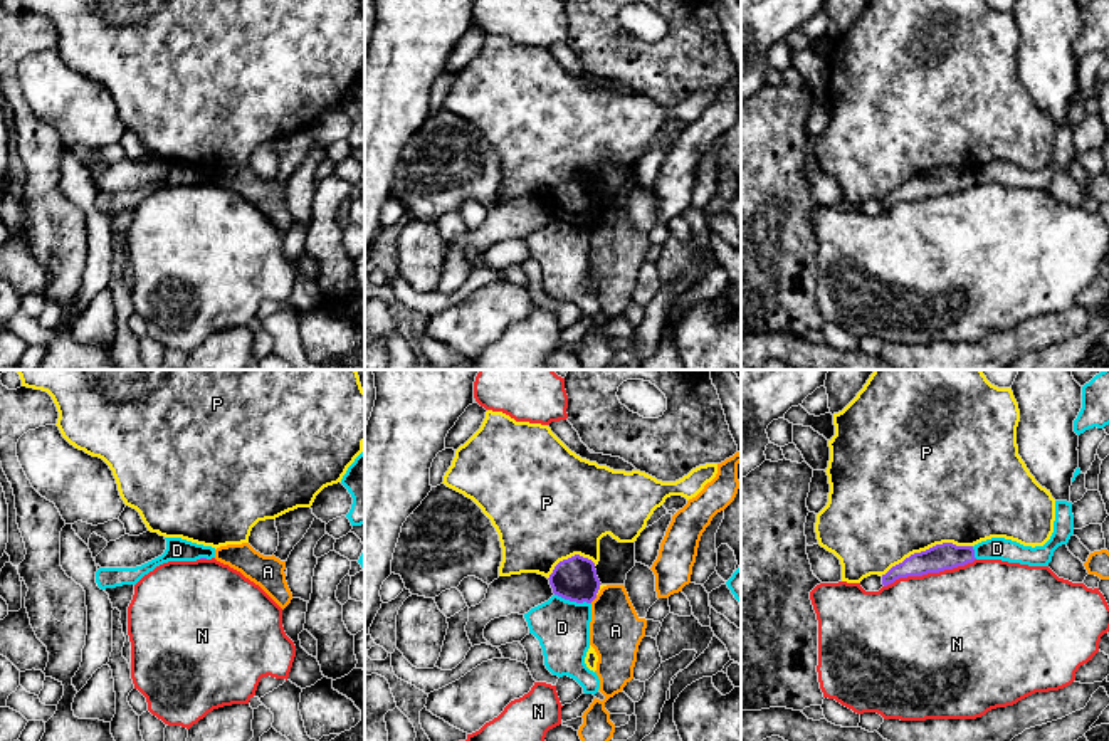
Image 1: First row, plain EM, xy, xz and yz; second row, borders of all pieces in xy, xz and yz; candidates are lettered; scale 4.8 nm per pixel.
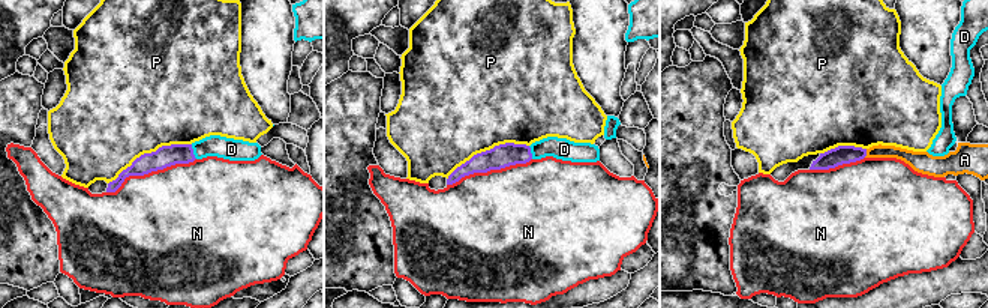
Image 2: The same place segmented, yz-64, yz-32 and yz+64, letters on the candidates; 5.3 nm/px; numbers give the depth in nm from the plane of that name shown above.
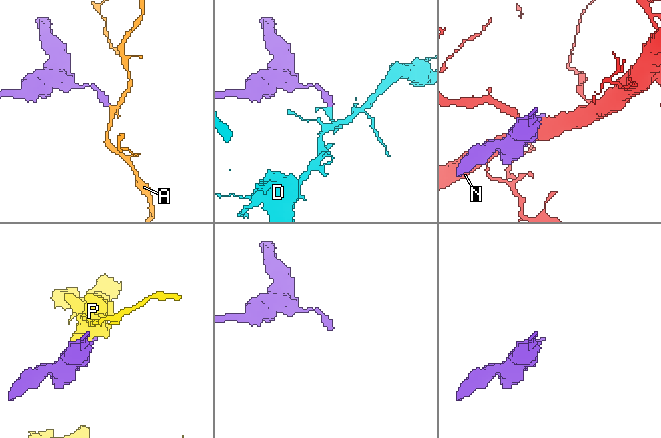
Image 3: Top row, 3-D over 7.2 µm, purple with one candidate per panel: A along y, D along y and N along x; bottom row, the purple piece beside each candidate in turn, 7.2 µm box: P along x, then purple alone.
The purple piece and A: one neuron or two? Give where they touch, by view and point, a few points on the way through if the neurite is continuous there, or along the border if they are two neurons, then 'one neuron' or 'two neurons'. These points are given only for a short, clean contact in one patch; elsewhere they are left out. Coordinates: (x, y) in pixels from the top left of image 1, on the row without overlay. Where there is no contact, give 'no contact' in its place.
meets purple in xz at (593, 222); border along xz (597, 219), (590, 225); two neurons

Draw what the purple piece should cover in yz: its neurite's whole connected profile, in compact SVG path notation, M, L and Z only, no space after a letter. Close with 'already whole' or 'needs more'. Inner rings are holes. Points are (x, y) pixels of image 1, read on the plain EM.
M953 166L936 168L926 175L914 176L902 187L892 190L882 198L882 208L887 210L899 202L953 193L973 187L975 183L973 170L956 170Z; already whole

